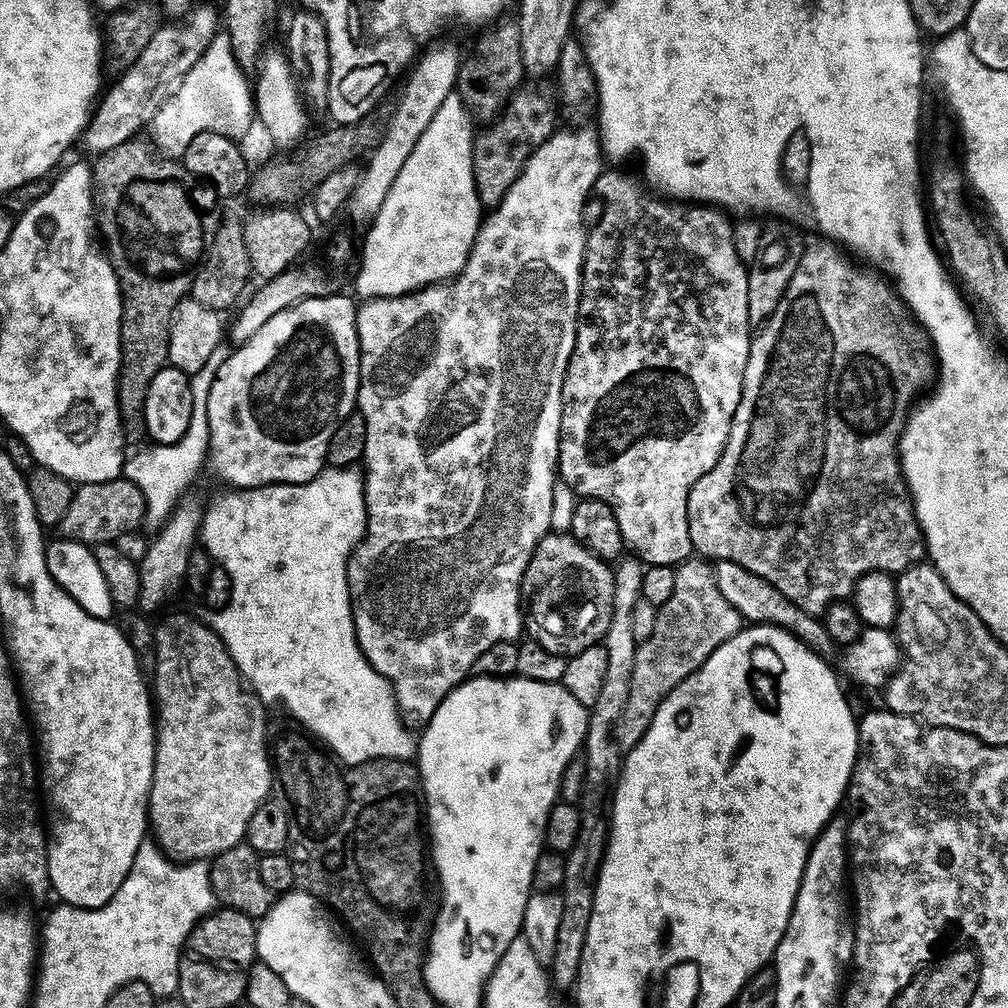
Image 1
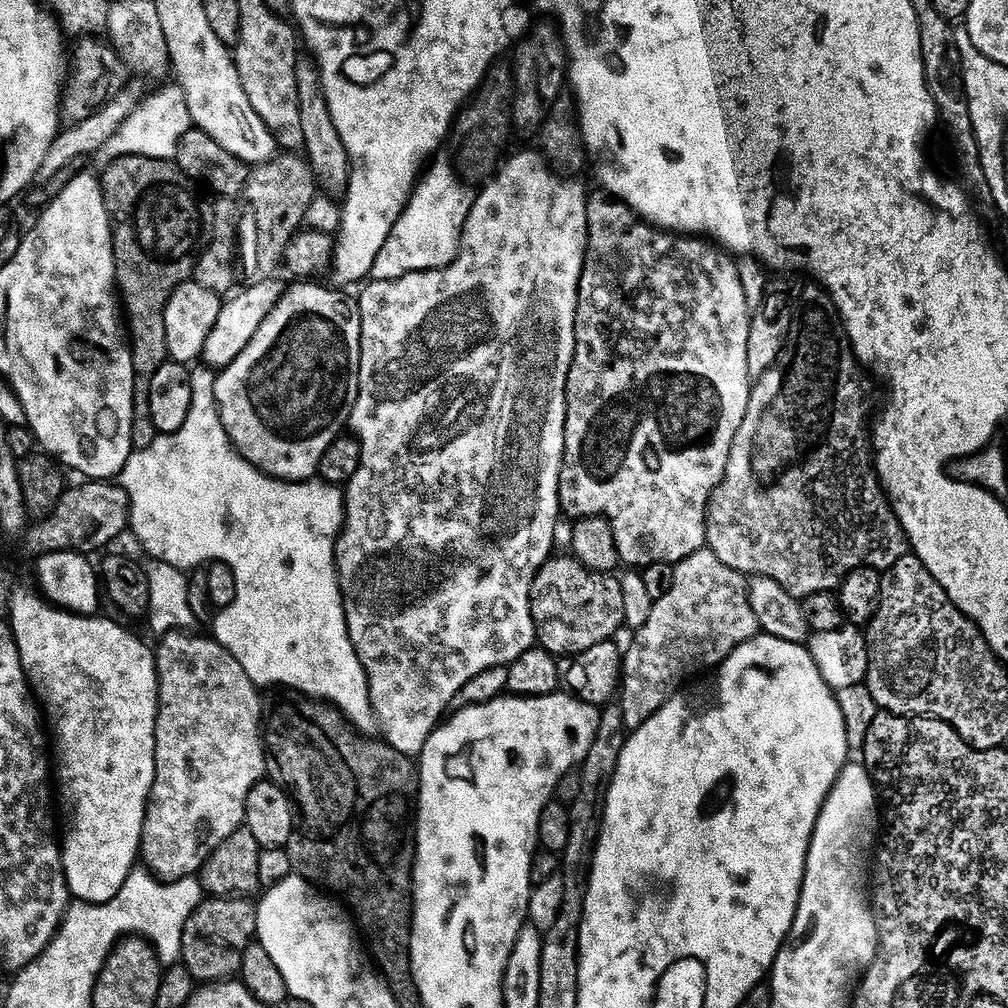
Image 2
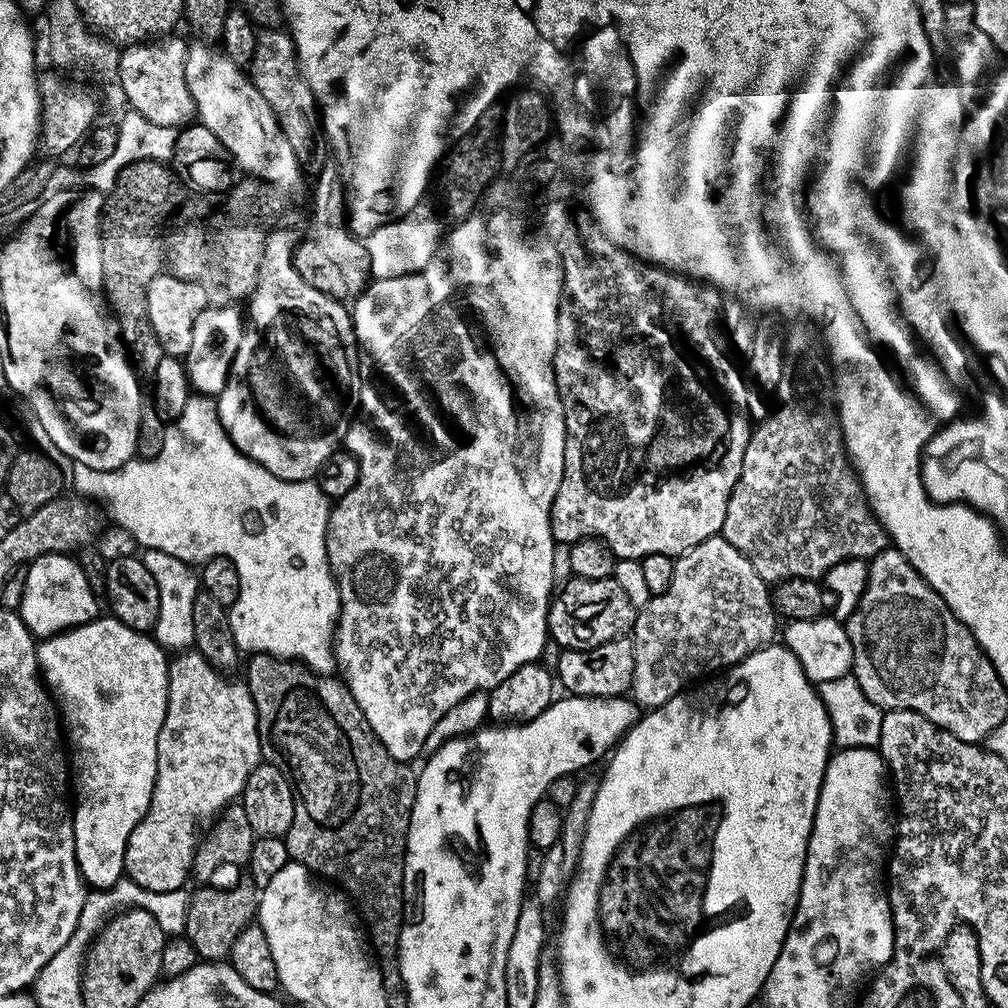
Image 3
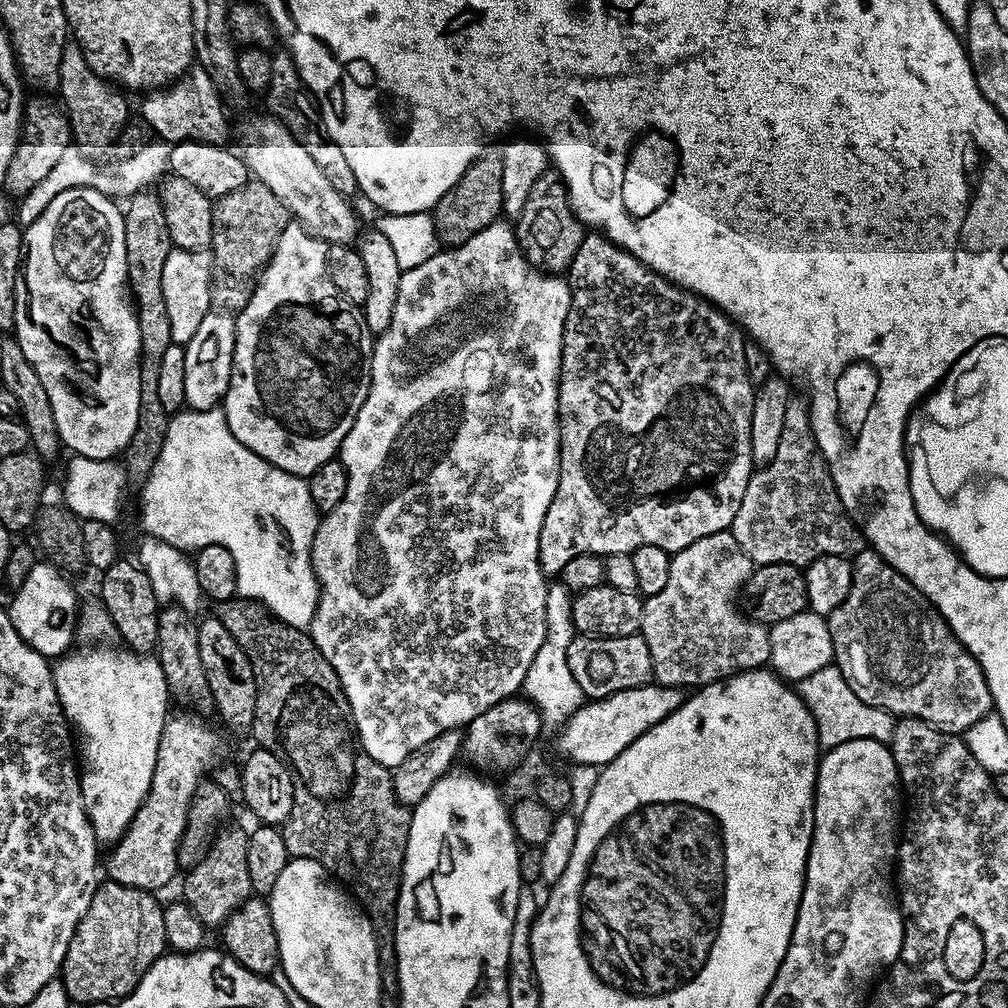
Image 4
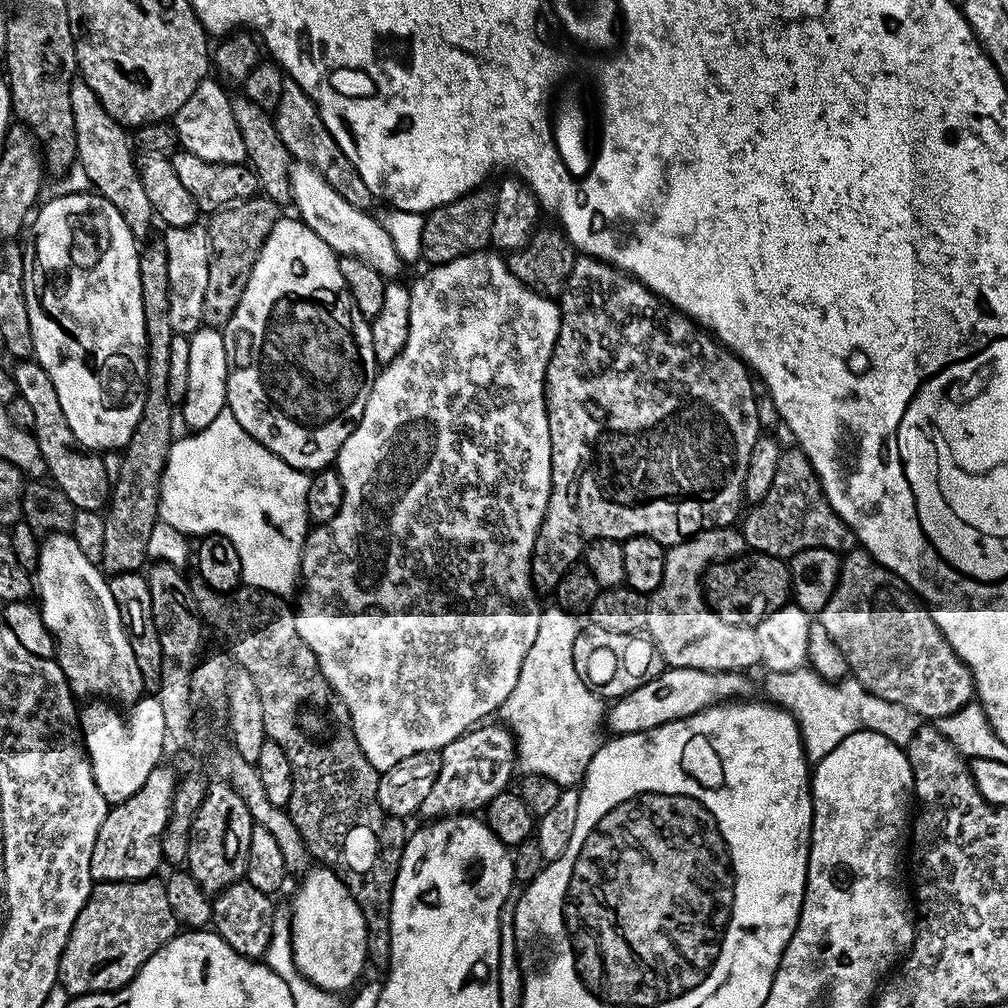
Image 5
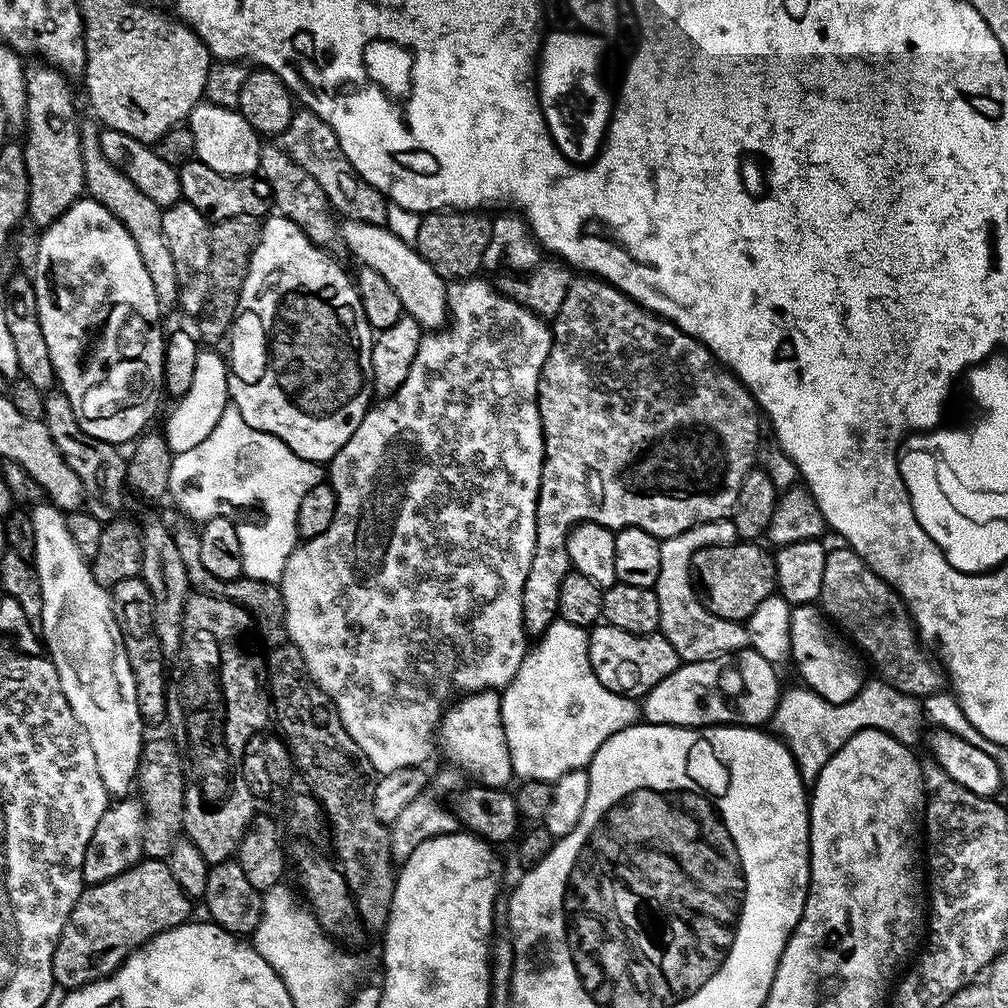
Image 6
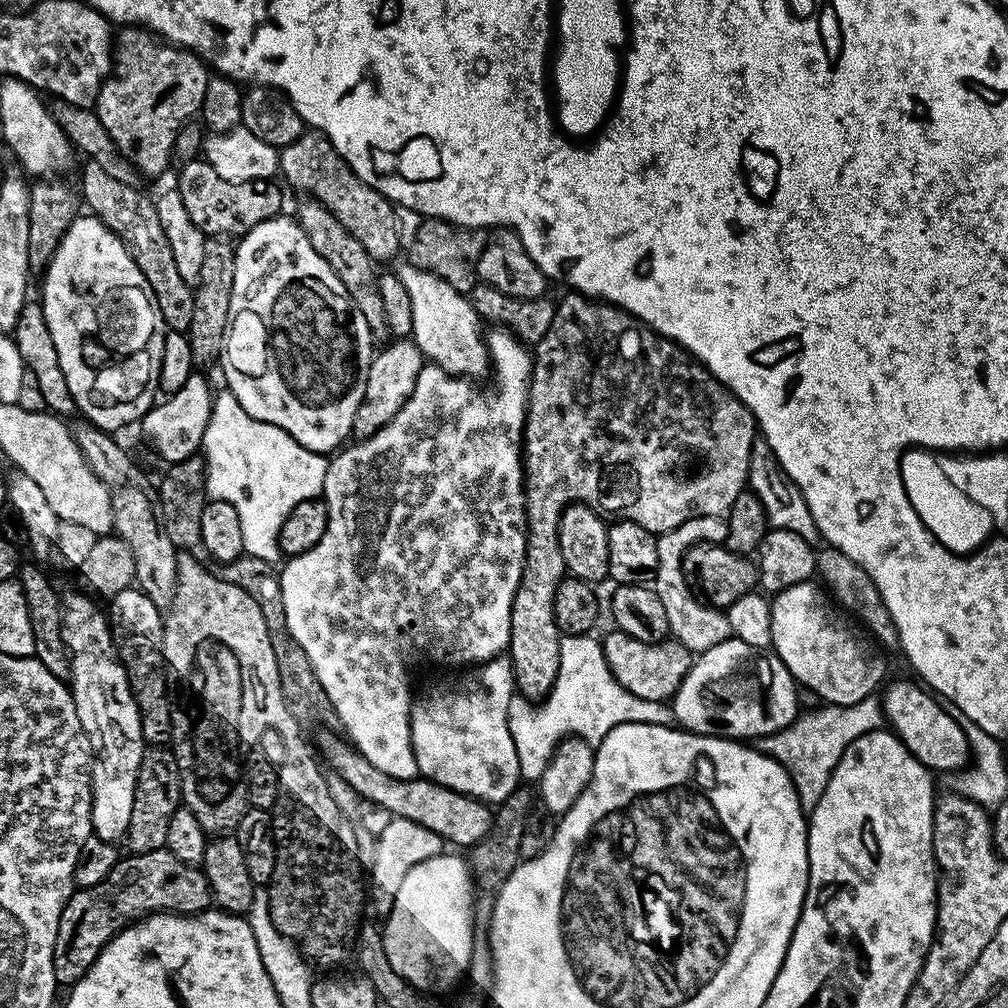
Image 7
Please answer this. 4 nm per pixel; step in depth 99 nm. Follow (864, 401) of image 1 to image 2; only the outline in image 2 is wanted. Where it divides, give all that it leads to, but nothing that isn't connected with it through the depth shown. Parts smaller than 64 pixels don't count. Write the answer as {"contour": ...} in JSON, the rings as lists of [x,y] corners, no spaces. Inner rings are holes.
{"contour":[[[809,285],[810,286],[801,290],[800,301],[798,299],[795,301],[792,310],[792,325],[788,327],[788,336],[784,339],[784,345],[776,356],[776,361],[770,367],[765,368],[763,372],[759,373],[759,375],[752,380],[752,389],[750,390],[750,398],[746,402],[746,414],[742,418],[742,426],[738,426],[738,430],[734,434],[724,476],[720,479],[718,484],[714,486],[714,490],[708,499],[708,511],[704,514],[705,545],[714,554],[718,554],[718,558],[721,562],[726,562],[726,566],[730,566],[735,572],[741,574],[774,578],[774,582],[778,582],[778,586],[782,586],[782,590],[786,590],[790,595],[797,598],[803,598],[810,594],[814,594],[815,592],[831,592],[839,589],[841,582],[846,578],[846,574],[850,574],[850,570],[854,570],[855,568],[875,568],[877,570],[889,568],[895,560],[906,555],[910,548],[908,538],[905,536],[902,526],[900,525],[900,520],[892,510],[889,497],[886,495],[874,471],[873,461],[870,459],[870,428],[869,425],[868,428],[864,425],[864,384],[860,381],[860,371],[862,371],[861,365],[858,363],[855,354],[852,353],[852,345],[849,344],[847,336],[844,335],[844,325],[840,322],[840,315],[836,313],[836,306],[832,302],[832,297],[819,285]]]}

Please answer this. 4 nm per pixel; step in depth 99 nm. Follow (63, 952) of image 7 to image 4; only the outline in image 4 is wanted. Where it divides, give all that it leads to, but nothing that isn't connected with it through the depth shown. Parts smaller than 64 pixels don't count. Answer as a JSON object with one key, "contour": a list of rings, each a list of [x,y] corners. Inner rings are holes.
{"contour":[[[109,879],[97,883],[90,906],[86,914],[82,914],[74,938],[70,938],[70,946],[66,950],[62,969],[64,989],[73,1005],[121,1000],[136,989],[152,963],[165,955],[167,945],[166,927],[163,922],[165,905],[156,901],[156,898],[144,888],[126,888],[123,884],[115,884]]]}

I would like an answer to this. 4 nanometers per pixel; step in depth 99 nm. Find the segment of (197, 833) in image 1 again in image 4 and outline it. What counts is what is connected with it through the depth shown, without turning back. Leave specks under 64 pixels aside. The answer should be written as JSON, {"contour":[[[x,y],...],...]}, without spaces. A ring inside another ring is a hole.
{"contour":[[[180,712],[176,716],[175,713],[169,715],[168,719],[164,722],[162,738],[158,742],[158,754],[156,755],[156,765],[154,766],[154,774],[152,775],[152,781],[150,782],[150,790],[146,794],[146,798],[142,802],[142,806],[134,814],[134,818],[130,822],[130,826],[123,832],[123,834],[121,834],[119,840],[117,840],[115,844],[111,845],[109,851],[112,853],[108,856],[108,873],[106,873],[106,876],[107,879],[112,880],[115,884],[123,884],[126,888],[144,888],[147,892],[155,893],[157,891],[156,888],[166,887],[167,884],[175,878],[176,872],[178,873],[178,850],[180,849],[180,839],[184,833],[186,818],[188,817],[188,811],[190,810],[190,802],[194,798],[194,790],[199,786],[200,781],[205,779],[206,774],[213,771],[212,763],[215,762],[216,751],[220,748],[220,740],[216,737],[215,730],[212,729],[202,717],[200,717],[200,714],[194,715],[198,716],[191,716],[188,712]]]}

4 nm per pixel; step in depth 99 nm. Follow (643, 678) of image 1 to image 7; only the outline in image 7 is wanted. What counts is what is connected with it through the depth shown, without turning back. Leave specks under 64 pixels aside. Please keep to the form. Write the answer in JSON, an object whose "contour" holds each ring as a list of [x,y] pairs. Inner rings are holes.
{"contour":[[[695,516],[682,526],[674,526],[674,530],[659,533],[658,566],[654,577],[654,587],[658,598],[662,598],[662,606],[666,609],[666,620],[671,639],[686,646],[694,654],[710,650],[710,646],[718,646],[718,642],[732,636],[732,627],[727,615],[723,611],[710,608],[707,604],[697,600],[696,595],[688,588],[688,583],[682,570],[682,558],[686,550],[695,544],[719,544],[728,539],[727,519],[718,516]]]}

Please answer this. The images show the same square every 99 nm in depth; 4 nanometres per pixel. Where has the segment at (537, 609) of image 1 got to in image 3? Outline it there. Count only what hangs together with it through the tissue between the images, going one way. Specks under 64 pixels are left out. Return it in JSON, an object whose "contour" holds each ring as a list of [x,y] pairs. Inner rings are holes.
{"contour":[[[571,578],[551,597],[548,606],[548,635],[551,643],[557,644],[557,649],[590,650],[594,646],[602,646],[602,642],[627,637],[636,622],[637,611],[614,579]]]}

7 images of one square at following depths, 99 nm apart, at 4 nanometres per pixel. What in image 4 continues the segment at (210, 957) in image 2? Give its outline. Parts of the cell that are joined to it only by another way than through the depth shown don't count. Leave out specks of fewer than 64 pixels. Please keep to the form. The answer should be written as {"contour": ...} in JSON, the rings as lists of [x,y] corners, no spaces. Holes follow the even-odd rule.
{"contour":[[[221,827],[208,853],[198,862],[198,866],[187,869],[184,880],[182,900],[188,904],[205,929],[219,929],[242,906],[242,902],[253,899],[254,893],[250,886],[250,870],[246,866],[246,846],[248,832],[240,828]]]}

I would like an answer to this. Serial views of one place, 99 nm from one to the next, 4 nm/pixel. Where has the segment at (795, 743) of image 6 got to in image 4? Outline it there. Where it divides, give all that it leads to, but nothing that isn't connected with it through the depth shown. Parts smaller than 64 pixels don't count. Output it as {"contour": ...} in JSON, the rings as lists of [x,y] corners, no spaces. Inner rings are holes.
{"contour":[[[829,666],[822,670],[814,670],[810,678],[799,680],[798,691],[816,723],[816,733],[821,749],[842,746],[842,742],[850,742],[858,738],[870,738],[883,744],[891,741],[896,729],[897,717],[886,710],[862,702],[862,698],[858,698],[854,690],[850,690],[840,668]]]}

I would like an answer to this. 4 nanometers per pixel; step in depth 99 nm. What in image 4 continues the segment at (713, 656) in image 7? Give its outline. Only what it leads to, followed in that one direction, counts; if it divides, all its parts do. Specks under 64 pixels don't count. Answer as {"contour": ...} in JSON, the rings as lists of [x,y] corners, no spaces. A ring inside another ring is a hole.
{"contour":[[[649,682],[630,690],[618,690],[618,694],[584,702],[559,729],[560,752],[576,764],[608,764],[618,758],[618,754],[622,754],[622,750],[626,750],[626,746],[634,742],[634,738],[638,738],[643,732],[650,730],[650,726],[662,722],[662,718],[678,710],[685,698],[681,689]]]}

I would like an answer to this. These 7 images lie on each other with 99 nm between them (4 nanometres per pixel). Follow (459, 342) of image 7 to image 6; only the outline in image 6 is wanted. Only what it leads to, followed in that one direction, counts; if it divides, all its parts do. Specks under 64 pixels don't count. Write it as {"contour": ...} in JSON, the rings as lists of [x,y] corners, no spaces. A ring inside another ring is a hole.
{"contour":[[[344,220],[339,225],[338,236],[344,244],[360,259],[359,263],[370,270],[378,270],[390,286],[394,286],[394,291],[398,293],[398,298],[402,302],[405,313],[413,316],[420,323],[421,329],[440,330],[445,327],[448,314],[448,284],[416,252],[413,245],[402,242],[386,226],[379,224],[366,224],[357,220]]]}

